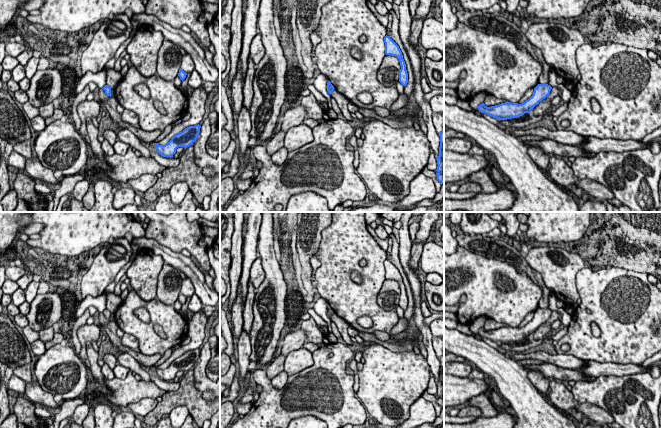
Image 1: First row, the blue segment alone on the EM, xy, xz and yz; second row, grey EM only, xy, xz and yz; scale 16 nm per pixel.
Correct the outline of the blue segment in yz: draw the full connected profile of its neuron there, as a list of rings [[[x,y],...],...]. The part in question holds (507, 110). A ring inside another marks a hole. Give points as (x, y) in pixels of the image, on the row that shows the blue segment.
[[[538,84],[534,88],[533,95],[522,104],[507,101],[499,105],[487,107],[482,103],[478,106],[478,110],[499,120],[518,118],[525,113],[530,113],[536,105],[550,94],[551,89],[552,87],[548,84]]]

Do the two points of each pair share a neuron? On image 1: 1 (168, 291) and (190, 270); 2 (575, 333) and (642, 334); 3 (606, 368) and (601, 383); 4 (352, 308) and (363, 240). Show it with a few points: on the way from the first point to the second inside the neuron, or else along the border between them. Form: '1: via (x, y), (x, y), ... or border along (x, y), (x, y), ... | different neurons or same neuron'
1: border along (165, 262), (178, 271) | different neurons
2: via (592, 342), (619, 342), (625, 338) | same neuron
3: border along (627, 374), (599, 375), (596, 378) | different neurons
4: via (343, 291), (343, 264), (346, 257) | same neuron

